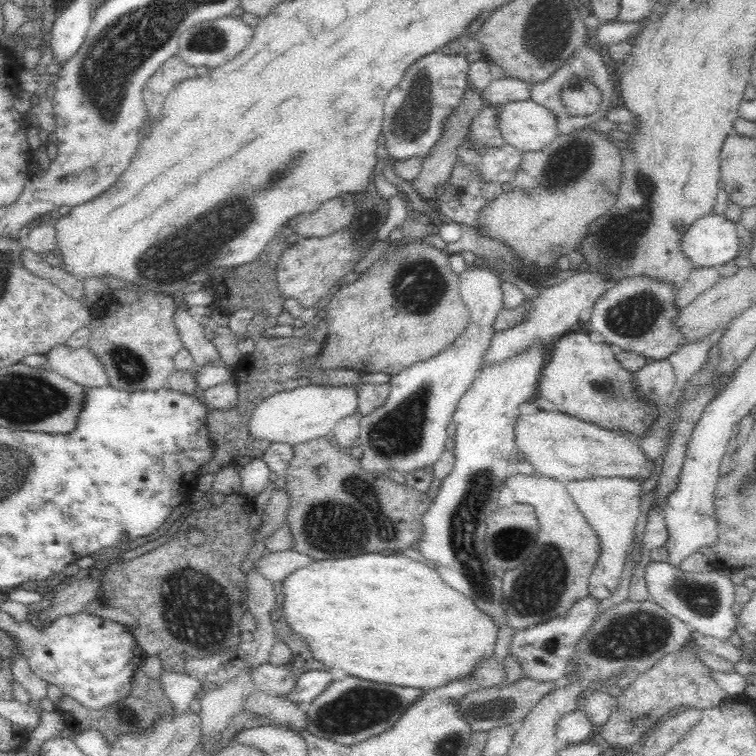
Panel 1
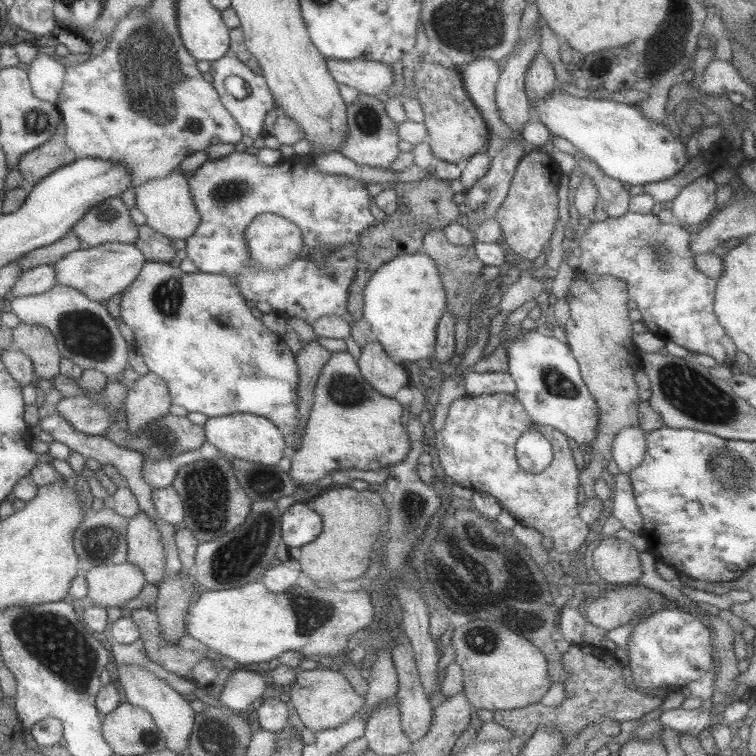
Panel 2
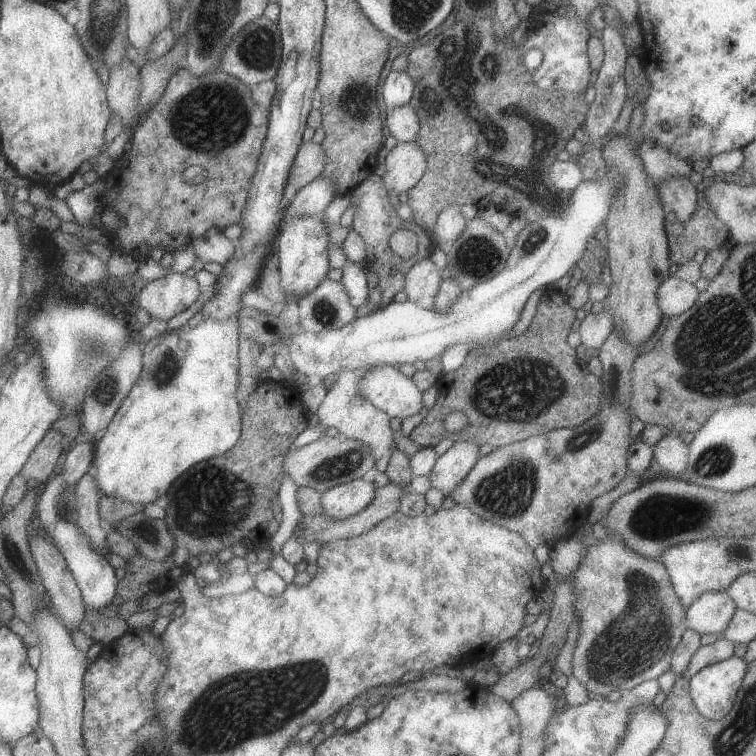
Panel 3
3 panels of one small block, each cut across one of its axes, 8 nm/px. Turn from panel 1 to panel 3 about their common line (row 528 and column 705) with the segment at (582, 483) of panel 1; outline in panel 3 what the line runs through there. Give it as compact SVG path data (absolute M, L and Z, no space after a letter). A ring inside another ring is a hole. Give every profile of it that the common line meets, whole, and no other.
M709 591L700 594L688 608L686 608L686 622L688 629L702 635L716 635L720 637L734 618L737 610L734 600L726 591Z

